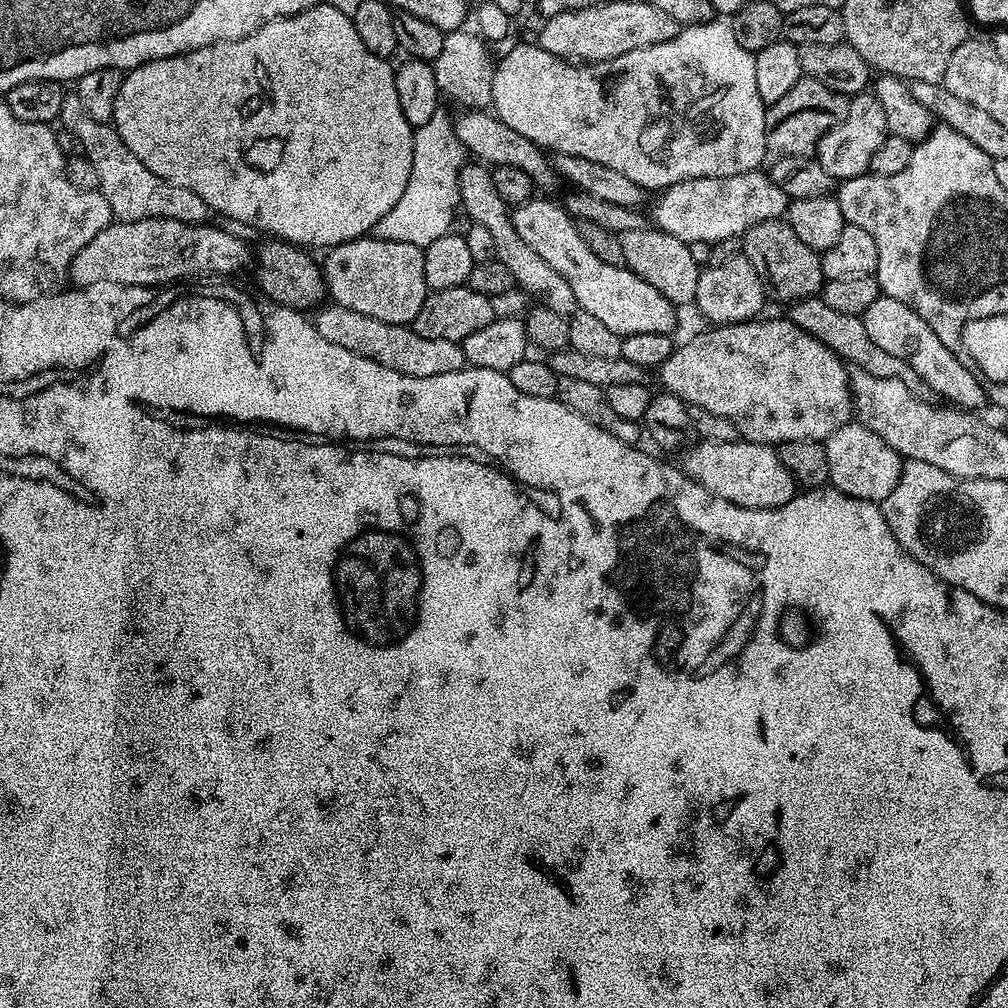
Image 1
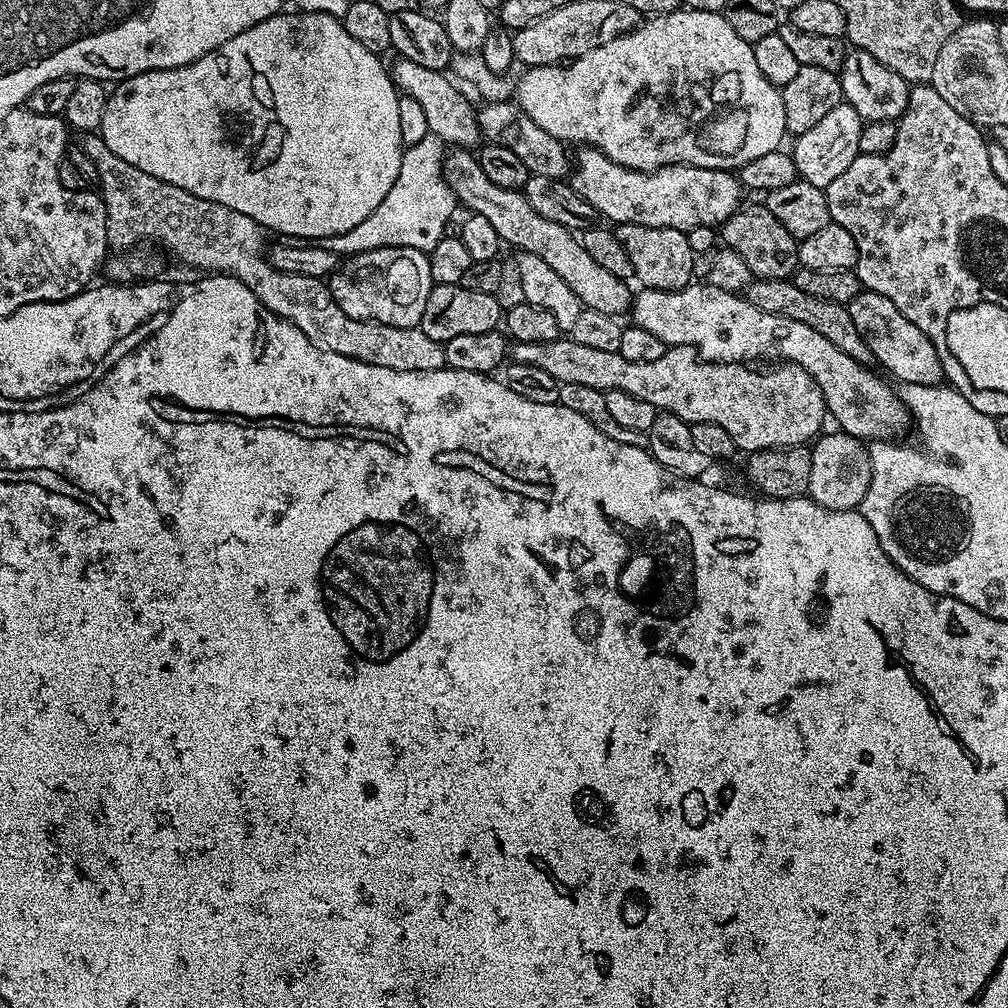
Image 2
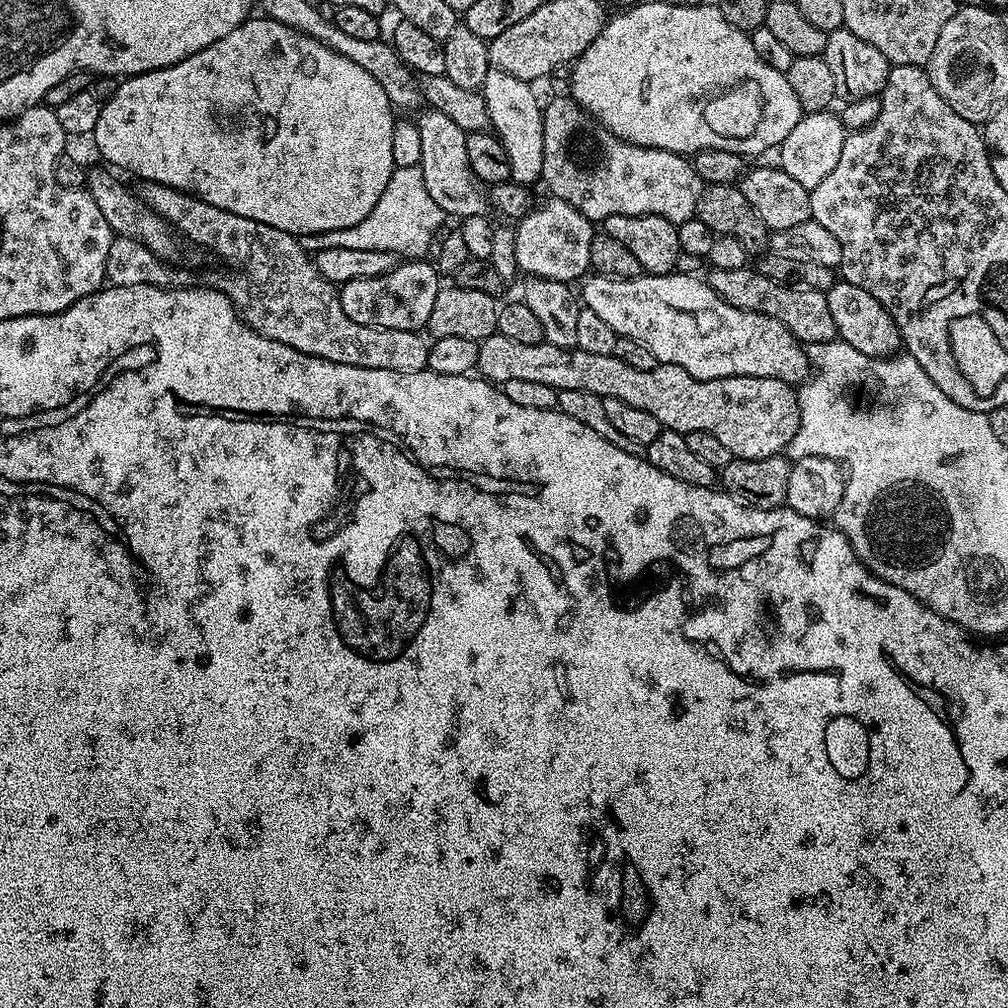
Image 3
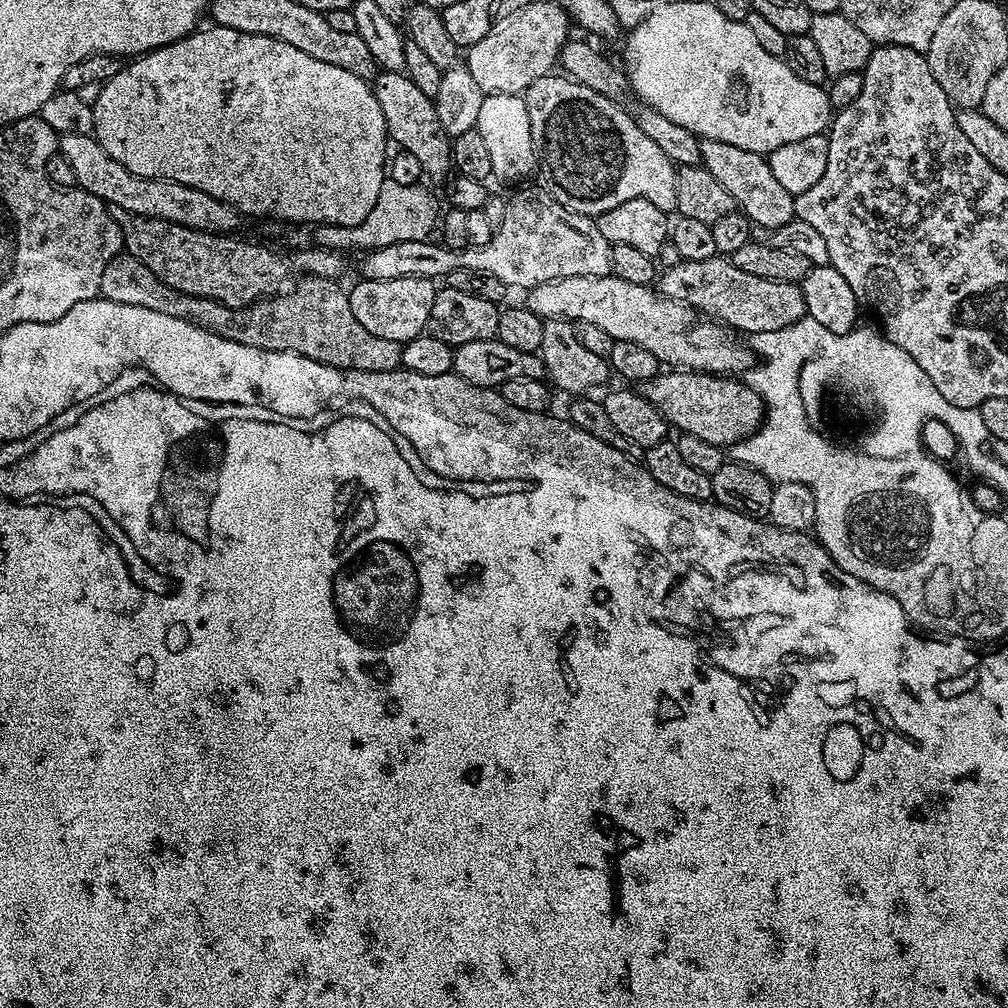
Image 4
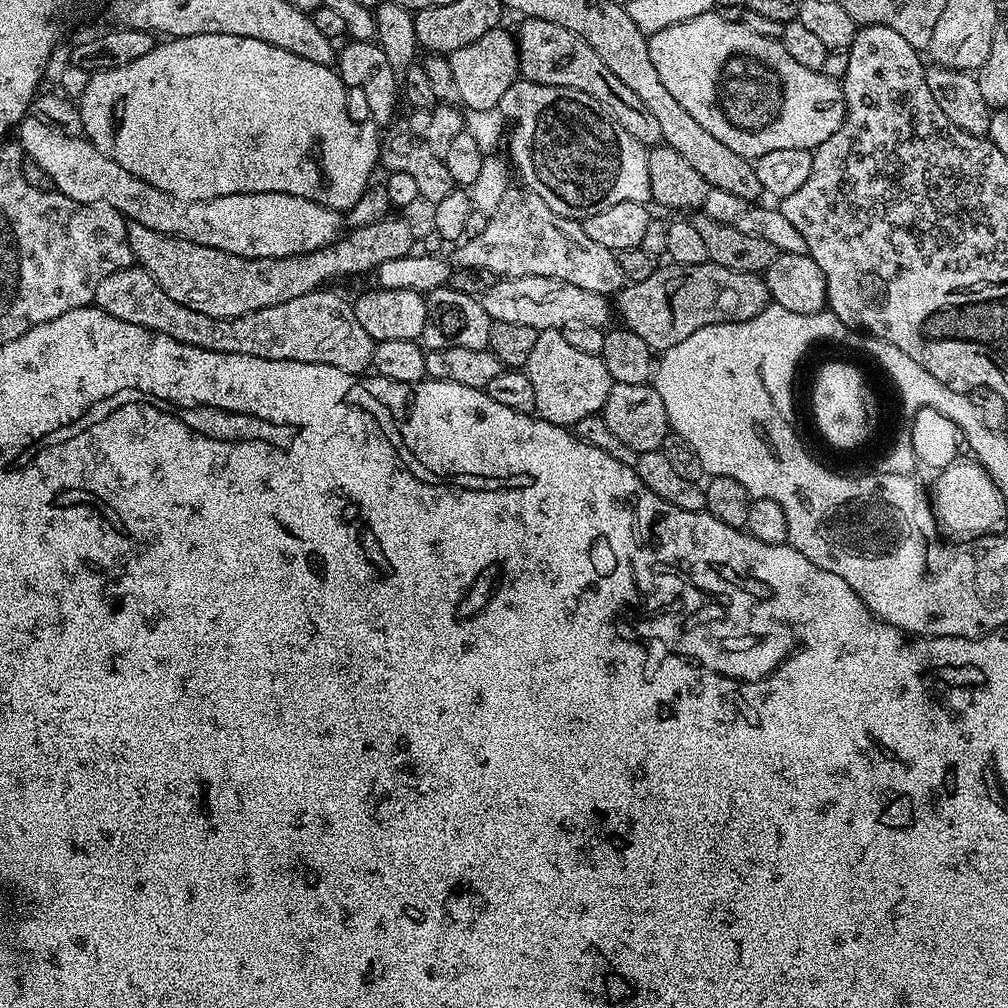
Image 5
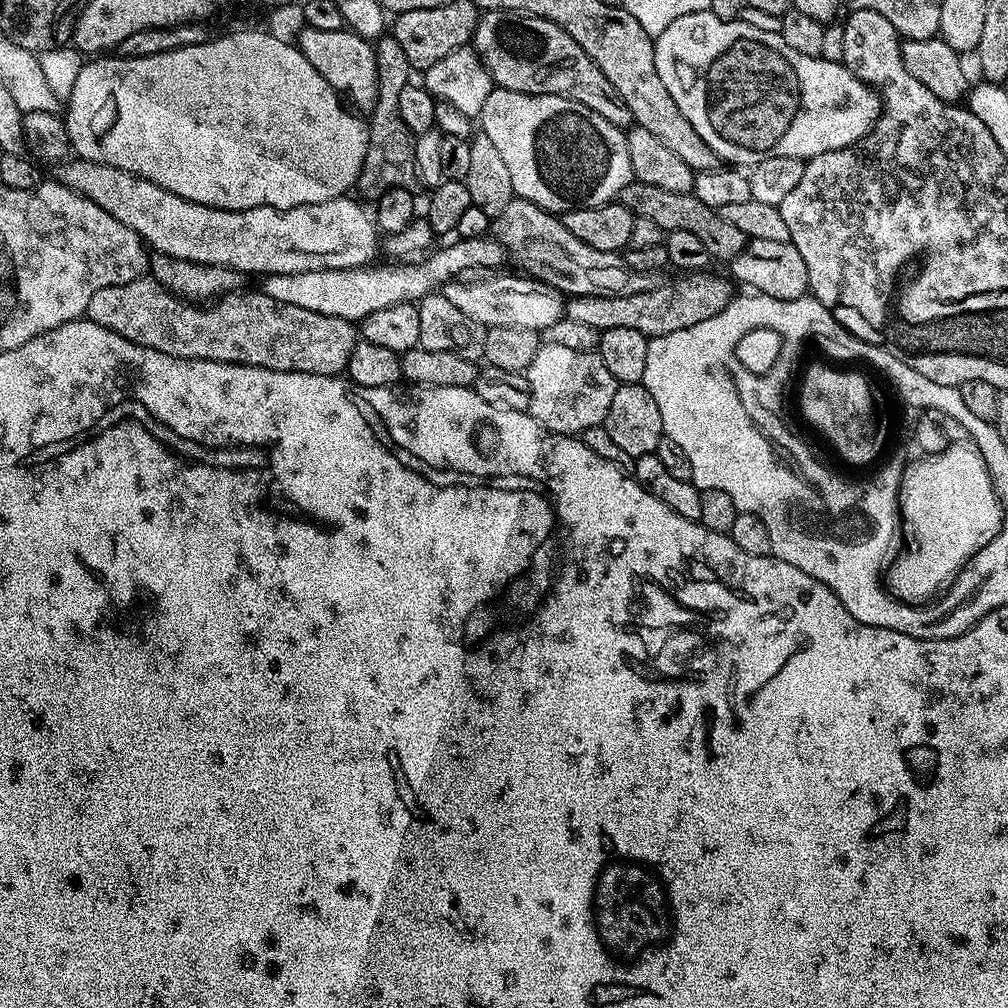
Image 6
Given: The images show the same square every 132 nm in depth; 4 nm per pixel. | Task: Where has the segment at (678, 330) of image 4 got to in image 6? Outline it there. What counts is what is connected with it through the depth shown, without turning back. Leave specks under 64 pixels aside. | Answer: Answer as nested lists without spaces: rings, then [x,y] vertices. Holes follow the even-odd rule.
[[[496,274],[490,282],[473,284],[463,284],[460,279],[453,278],[443,285],[442,294],[453,306],[458,306],[462,314],[474,318],[474,322],[484,325],[487,329],[518,326],[543,333],[544,329],[554,326],[554,322],[562,318],[564,305],[562,293],[543,280],[537,280],[528,274],[522,276]]]

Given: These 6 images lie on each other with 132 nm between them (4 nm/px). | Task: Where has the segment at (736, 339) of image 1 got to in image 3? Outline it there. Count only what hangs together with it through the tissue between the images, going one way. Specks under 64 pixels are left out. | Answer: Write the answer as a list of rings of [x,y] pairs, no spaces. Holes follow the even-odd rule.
[[[499,334],[486,337],[486,339],[479,341],[479,345],[478,362],[476,363],[479,375],[497,386],[502,386],[515,378],[516,380],[529,382],[543,382],[545,386],[556,389],[557,393],[562,390],[586,390],[595,396],[622,398],[622,402],[630,402],[630,406],[638,406],[638,410],[646,410],[646,414],[654,414],[654,418],[658,418],[661,429],[669,428],[675,432],[683,432],[685,434],[689,432],[709,432],[710,434],[714,434],[714,438],[719,438],[725,444],[726,450],[730,450],[730,454],[738,460],[757,460],[758,458],[770,458],[771,456],[781,455],[787,449],[788,443],[794,438],[794,434],[800,425],[800,411],[798,410],[798,402],[796,401],[797,389],[778,378],[746,378],[745,376],[735,376],[734,378],[718,378],[717,380],[699,380],[690,374],[686,374],[686,370],[682,370],[682,366],[657,362],[654,370],[637,370],[636,367],[622,362],[622,358],[618,358],[612,354],[590,354],[578,347],[563,348],[562,346],[554,346],[547,342],[535,344],[534,346],[522,346],[522,342],[513,342],[512,339]]]

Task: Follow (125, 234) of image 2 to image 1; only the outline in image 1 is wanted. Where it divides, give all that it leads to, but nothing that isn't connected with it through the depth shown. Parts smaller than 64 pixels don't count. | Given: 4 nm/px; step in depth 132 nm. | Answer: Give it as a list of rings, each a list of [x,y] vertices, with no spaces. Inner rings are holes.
[[[75,94],[65,95],[62,110],[58,117],[63,131],[74,134],[80,143],[80,152],[88,159],[90,166],[98,174],[98,191],[104,195],[110,206],[113,217],[117,221],[138,222],[142,218],[174,218],[187,224],[203,224],[209,219],[210,209],[194,190],[186,190],[186,186],[174,186],[174,182],[158,178],[124,143],[111,123],[103,124],[90,114],[86,114],[86,106]],[[328,302],[317,307],[314,323],[318,334],[322,334],[326,342],[334,342],[334,346],[343,346],[354,354],[362,354],[362,358],[390,366],[390,370],[398,370],[398,374],[430,378],[434,374],[457,372],[466,366],[463,343],[446,338],[422,338],[422,334],[409,325],[378,322],[378,318],[358,314],[358,310],[346,310],[341,304]]]

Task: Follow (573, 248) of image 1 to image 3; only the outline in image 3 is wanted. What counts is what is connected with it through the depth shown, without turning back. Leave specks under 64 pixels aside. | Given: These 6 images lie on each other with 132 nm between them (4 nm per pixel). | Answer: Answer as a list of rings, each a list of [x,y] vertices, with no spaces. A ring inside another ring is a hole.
[[[424,110],[419,115],[415,117],[418,135],[422,141],[422,158],[418,167],[422,170],[422,178],[426,178],[426,191],[430,198],[434,198],[434,202],[438,202],[438,206],[449,217],[485,215],[490,208],[488,194],[474,170],[470,170],[466,155],[468,133],[461,130],[458,122],[446,118],[446,114],[441,112]]]

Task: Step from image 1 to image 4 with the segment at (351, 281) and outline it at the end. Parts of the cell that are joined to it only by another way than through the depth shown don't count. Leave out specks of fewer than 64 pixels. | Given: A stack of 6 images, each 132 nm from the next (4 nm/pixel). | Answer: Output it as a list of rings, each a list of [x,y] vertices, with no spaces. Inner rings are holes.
[[[360,278],[357,281],[353,288],[347,289],[350,310],[354,310],[354,318],[362,322],[370,334],[403,342],[414,339],[427,329],[430,306],[434,306],[438,291],[433,281],[426,278],[390,278],[386,282]]]

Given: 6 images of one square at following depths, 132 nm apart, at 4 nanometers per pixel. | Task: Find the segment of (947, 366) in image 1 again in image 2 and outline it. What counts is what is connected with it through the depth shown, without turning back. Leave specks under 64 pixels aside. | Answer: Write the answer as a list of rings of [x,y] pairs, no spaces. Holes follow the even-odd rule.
[[[862,290],[846,307],[854,322],[854,330],[858,330],[862,342],[866,342],[873,361],[877,365],[880,363],[893,381],[900,380],[901,385],[930,386],[944,380],[942,362],[938,350],[934,350],[934,342],[930,342],[930,338],[926,338],[926,334],[922,334],[922,330],[918,330],[918,326],[914,326],[914,322],[910,322],[894,302],[890,302],[890,298]]]

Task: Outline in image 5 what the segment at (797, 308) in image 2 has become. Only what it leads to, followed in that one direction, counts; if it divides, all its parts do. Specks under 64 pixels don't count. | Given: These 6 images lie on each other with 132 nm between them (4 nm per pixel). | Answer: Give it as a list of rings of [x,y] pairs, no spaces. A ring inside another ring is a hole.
[[[671,262],[665,265],[657,267],[650,278],[642,278],[642,282],[625,283],[614,296],[619,323],[634,330],[654,350],[676,346],[682,338],[690,338],[694,330],[702,330],[707,324],[754,318],[770,303],[768,288],[757,273],[726,270],[726,266],[711,262],[698,266]]]

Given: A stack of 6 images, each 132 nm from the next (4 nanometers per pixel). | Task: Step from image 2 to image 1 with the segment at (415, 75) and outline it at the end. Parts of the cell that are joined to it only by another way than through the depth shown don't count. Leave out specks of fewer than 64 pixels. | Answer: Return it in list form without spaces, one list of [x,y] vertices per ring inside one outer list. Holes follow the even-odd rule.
[[[464,110],[461,116],[455,117],[454,136],[464,148],[469,148],[473,152],[477,161],[483,162],[489,166],[515,166],[518,170],[523,170],[530,174],[533,185],[540,188],[541,193],[552,194],[559,184],[562,184],[562,177],[556,171],[556,165],[546,155],[545,149],[530,142],[530,138],[522,138],[518,130],[510,130],[506,122],[502,122],[500,117],[488,110]],[[545,156],[545,157],[544,157]],[[547,158],[549,160],[547,160]]]

